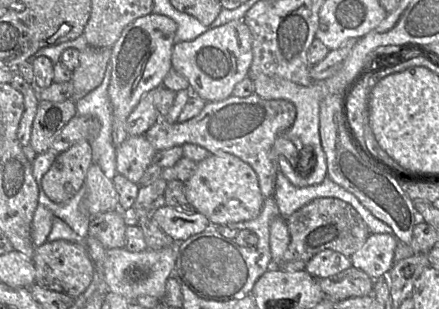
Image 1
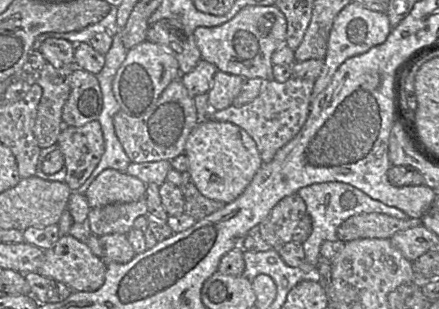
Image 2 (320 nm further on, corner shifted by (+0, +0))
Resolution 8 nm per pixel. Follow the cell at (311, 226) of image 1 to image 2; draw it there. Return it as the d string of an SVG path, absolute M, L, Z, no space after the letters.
M380 213L357 214L346 219L337 228L337 238L343 242L357 239L390 239L398 231L421 226L419 218L397 219Z

